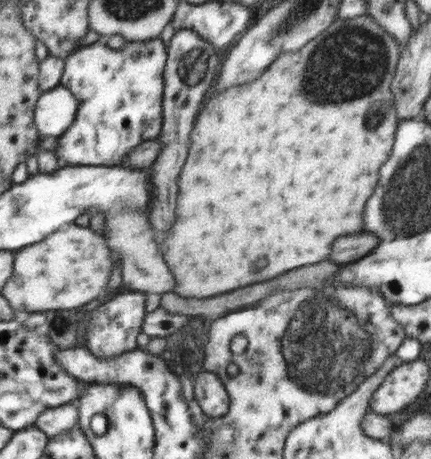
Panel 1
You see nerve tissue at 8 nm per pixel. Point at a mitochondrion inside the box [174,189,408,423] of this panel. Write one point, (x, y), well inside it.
(325, 351)

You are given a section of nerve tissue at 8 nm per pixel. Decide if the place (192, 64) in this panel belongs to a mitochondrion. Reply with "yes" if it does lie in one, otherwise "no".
yes

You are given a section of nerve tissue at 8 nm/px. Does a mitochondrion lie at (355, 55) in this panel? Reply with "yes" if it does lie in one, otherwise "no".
yes

